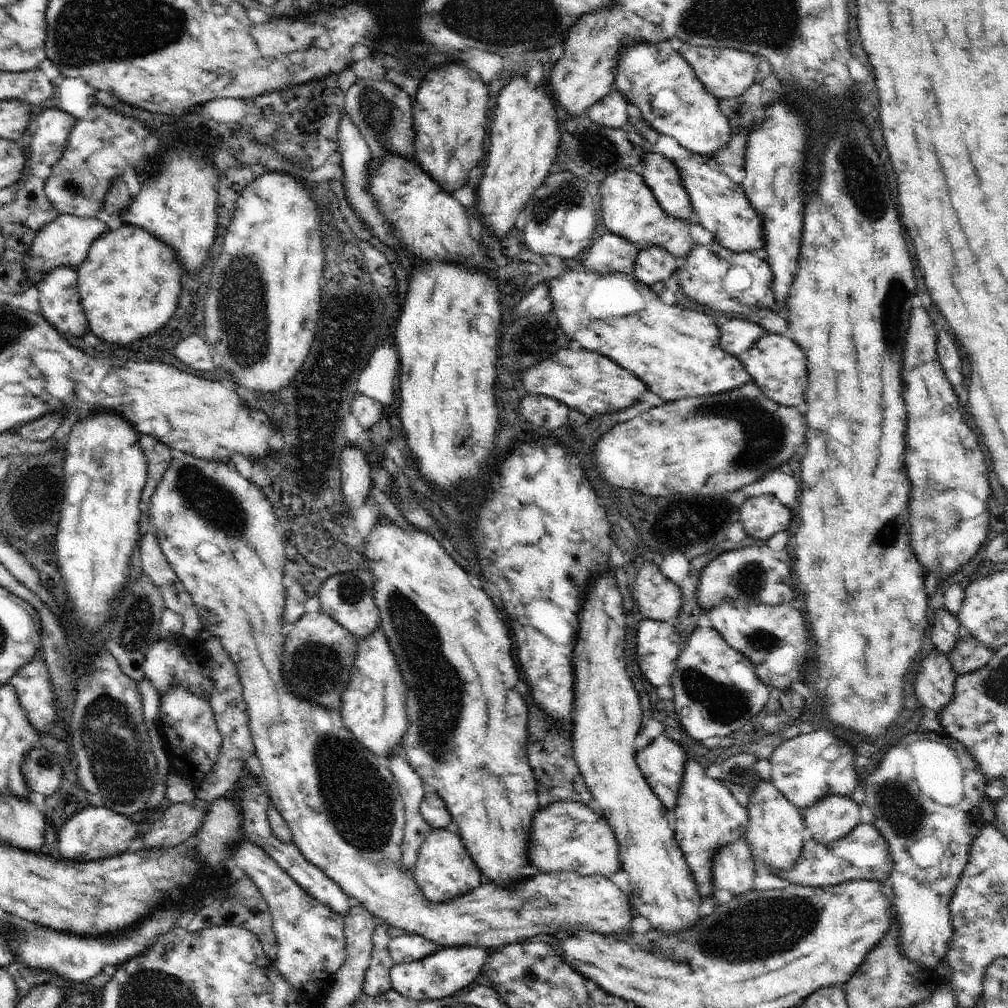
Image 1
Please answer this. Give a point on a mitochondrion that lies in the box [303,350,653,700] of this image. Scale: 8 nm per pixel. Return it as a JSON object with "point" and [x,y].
{"point":[352,590]}

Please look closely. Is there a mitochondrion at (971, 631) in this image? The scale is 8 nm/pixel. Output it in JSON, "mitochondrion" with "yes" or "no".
{"mitochondrion":"no"}

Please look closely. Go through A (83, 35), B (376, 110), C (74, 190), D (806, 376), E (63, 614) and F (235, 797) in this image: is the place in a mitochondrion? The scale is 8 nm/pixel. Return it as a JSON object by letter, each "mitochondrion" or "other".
{"A":"mitochondrion","B":"mitochondrion","C":"mitochondrion","D":"other","E":"other","F":"other"}

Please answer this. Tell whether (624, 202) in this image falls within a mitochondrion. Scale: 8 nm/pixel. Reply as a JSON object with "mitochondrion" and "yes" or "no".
{"mitochondrion":"no"}

